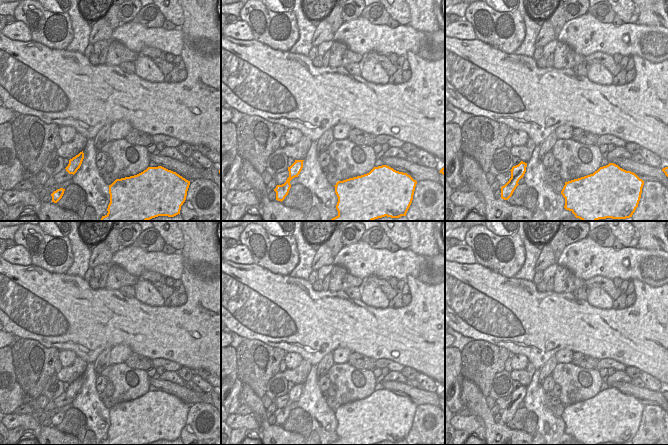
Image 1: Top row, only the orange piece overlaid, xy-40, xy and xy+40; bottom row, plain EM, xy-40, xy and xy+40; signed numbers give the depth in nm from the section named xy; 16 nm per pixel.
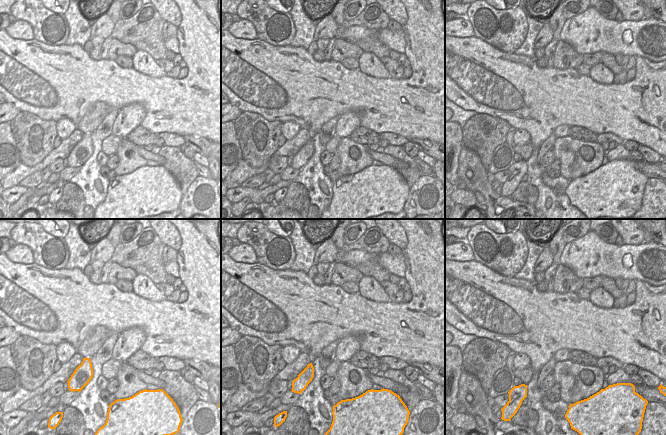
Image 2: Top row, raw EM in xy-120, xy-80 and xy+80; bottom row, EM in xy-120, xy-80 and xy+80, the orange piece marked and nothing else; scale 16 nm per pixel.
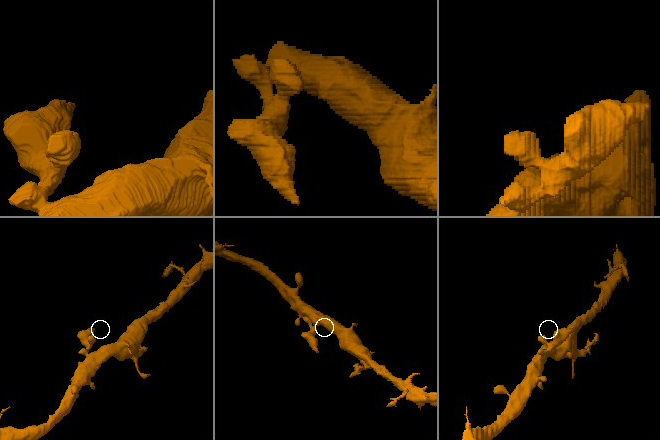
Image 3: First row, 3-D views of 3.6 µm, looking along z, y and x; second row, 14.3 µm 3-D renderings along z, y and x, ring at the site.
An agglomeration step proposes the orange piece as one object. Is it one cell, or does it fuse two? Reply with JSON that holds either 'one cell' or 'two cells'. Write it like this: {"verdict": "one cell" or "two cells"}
{"verdict": "one cell"}

